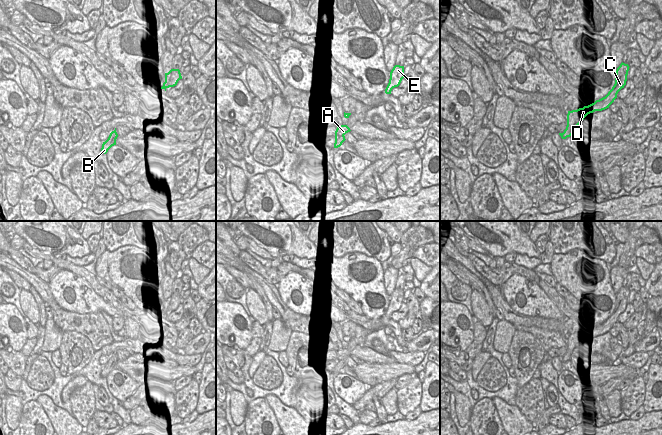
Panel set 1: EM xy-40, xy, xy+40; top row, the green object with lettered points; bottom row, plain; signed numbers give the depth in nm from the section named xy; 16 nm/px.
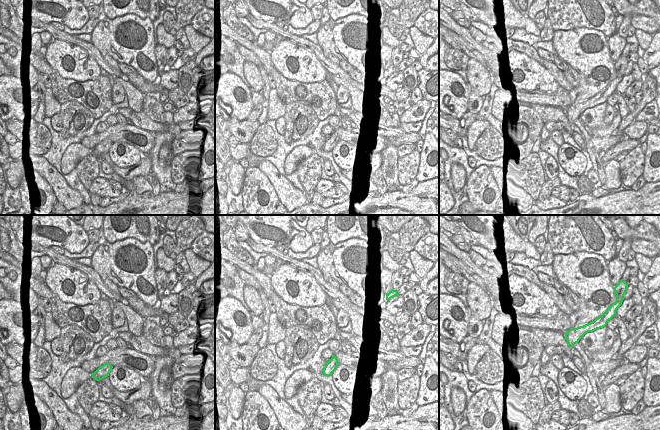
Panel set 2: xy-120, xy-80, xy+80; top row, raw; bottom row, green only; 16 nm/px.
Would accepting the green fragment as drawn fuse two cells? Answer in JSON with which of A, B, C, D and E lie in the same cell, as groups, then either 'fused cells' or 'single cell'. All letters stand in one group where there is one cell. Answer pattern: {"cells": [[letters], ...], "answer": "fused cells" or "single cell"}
{"cells": [["A", "B", "C", "D", "E"]], "answer": "single cell"}

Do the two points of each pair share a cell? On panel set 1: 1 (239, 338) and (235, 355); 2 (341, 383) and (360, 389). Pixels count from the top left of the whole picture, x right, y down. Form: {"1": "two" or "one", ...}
{"1": "two", "2": "one"}

